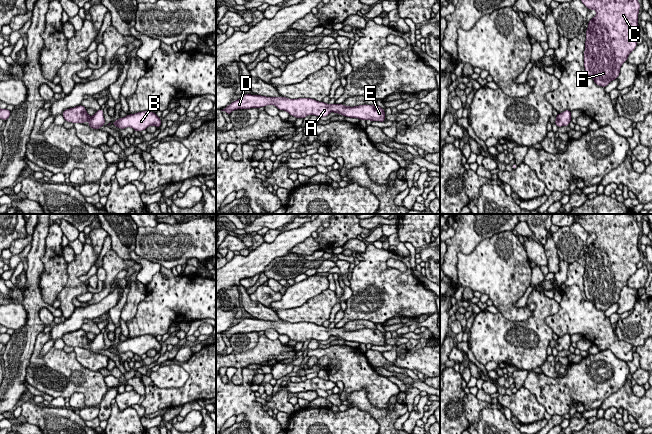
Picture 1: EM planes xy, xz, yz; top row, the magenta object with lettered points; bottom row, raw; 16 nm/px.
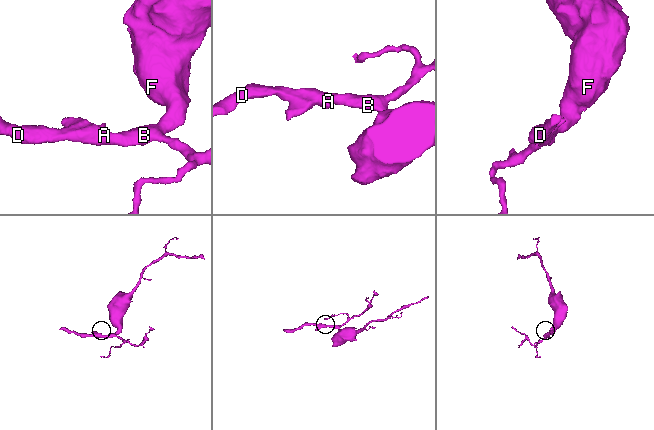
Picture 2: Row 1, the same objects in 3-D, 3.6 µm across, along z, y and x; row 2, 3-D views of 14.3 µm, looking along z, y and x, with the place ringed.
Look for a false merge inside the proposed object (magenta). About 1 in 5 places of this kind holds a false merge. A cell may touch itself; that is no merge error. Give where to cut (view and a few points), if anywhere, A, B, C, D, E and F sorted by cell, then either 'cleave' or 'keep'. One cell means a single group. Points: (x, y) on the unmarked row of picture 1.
cut none; groups A B C D E F; keep

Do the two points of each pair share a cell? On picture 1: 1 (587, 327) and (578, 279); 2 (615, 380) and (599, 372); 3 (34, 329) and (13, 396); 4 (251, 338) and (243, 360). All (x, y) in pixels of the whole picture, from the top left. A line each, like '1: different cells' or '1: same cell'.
1: same cell
2: same cell
3: same cell
4: different cells

